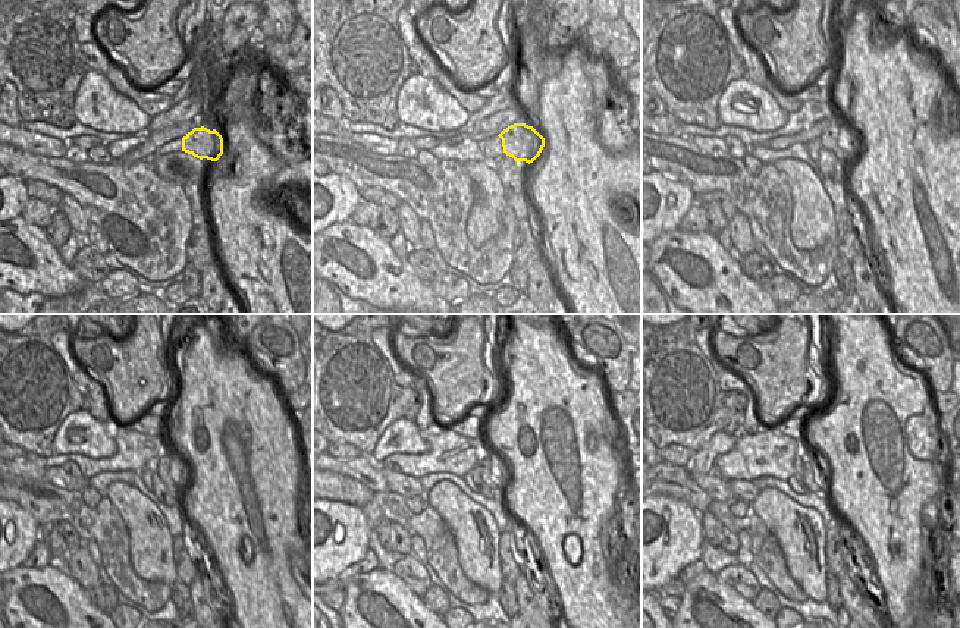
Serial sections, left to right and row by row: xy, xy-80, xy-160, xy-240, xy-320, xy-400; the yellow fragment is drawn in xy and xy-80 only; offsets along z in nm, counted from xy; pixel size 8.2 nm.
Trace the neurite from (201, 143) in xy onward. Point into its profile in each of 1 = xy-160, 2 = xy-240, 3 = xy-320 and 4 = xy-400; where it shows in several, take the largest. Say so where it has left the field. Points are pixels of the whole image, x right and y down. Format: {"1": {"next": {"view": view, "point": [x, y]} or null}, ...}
{"1": {"next": {"view": "xy-160", "point": [843, 141]}}, "2": {"next": {"view": "xy-240", "point": [172, 468]}}, "3": {"next": {"view": "xy-320", "point": [489, 476]}}, "4": {"next": {"view": "xy-400", "point": [811, 479]}}}

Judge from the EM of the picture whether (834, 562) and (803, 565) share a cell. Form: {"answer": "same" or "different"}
{"answer": "different"}

